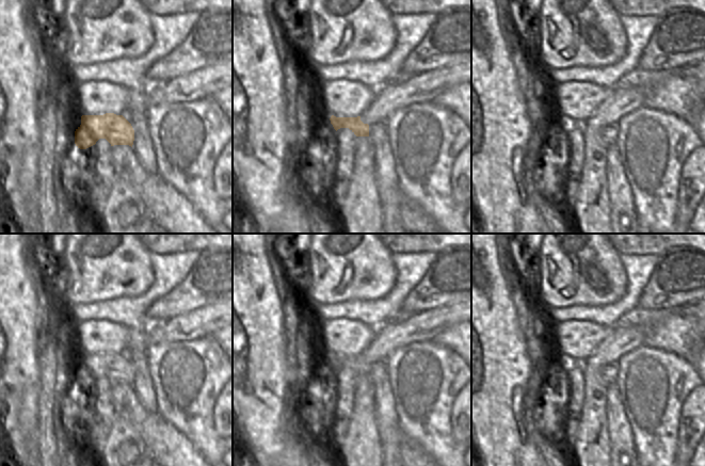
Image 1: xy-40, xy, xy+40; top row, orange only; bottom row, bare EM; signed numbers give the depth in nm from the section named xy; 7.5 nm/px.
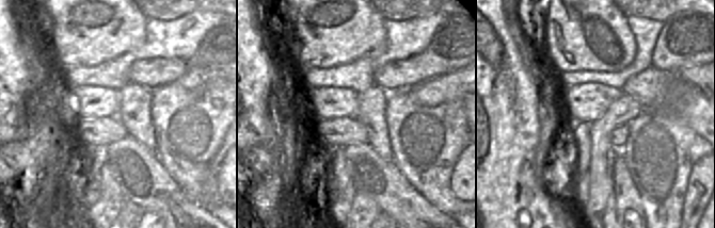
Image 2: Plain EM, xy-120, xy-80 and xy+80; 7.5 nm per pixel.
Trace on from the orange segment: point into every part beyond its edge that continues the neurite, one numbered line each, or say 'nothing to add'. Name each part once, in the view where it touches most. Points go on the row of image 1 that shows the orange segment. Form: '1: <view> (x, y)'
1: xy (371, 133)

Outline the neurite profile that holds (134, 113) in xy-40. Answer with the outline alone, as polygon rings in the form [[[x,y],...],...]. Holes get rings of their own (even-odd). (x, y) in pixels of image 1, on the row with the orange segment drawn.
[[[130,90],[128,95],[128,106],[122,114],[134,130],[134,141],[132,148],[145,171],[158,173],[156,155],[149,138],[149,129],[145,120],[145,110],[147,108],[147,95],[143,90]]]

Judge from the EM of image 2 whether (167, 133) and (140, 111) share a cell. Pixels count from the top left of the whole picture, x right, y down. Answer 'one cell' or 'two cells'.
two cells

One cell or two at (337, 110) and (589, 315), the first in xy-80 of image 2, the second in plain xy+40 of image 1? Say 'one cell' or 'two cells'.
two cells

